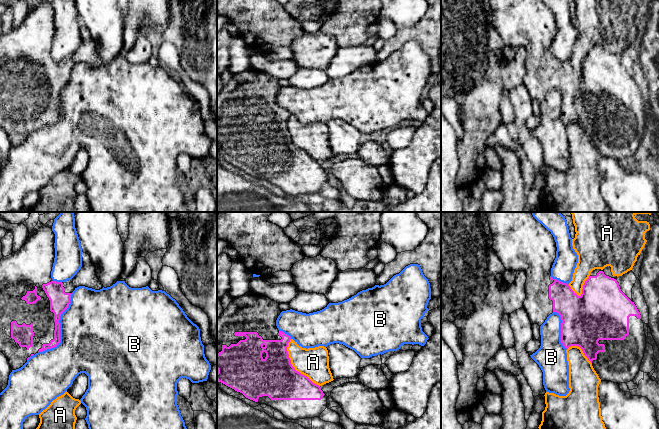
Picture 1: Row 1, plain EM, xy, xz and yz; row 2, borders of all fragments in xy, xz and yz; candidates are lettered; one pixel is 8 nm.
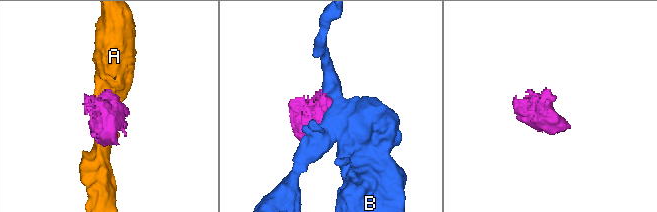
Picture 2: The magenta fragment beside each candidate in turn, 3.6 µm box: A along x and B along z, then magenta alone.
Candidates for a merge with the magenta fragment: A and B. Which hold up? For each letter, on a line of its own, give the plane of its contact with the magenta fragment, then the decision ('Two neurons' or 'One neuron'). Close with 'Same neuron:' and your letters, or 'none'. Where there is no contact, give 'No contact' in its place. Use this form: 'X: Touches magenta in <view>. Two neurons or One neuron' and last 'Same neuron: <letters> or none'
A: Touches magenta in xz. Two neurons
B: Touches magenta in xy. Two neurons
Same neuron: none

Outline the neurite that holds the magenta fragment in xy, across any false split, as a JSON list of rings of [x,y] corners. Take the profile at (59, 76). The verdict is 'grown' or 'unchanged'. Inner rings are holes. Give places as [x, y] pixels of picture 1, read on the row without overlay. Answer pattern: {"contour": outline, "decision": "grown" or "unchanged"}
{"contour": [[[43,2],[36,7],[32,7],[23,22],[17,27],[9,32],[3,33],[0,37],[0,128],[2,128],[5,133],[8,135],[10,142],[13,146],[21,144],[27,136],[35,131],[38,128],[43,128],[47,125],[51,125],[56,123],[60,119],[60,92],[61,90],[68,84],[71,76],[72,68],[79,62],[85,62],[88,64],[92,64],[95,66],[100,66],[103,64],[103,61],[99,57],[95,42],[92,40],[90,36],[90,32],[82,27],[82,43],[77,48],[77,50],[71,55],[66,58],[56,58],[53,57],[51,54],[51,47],[54,39],[55,34],[55,10],[51,4]]], "decision": "grown"}

